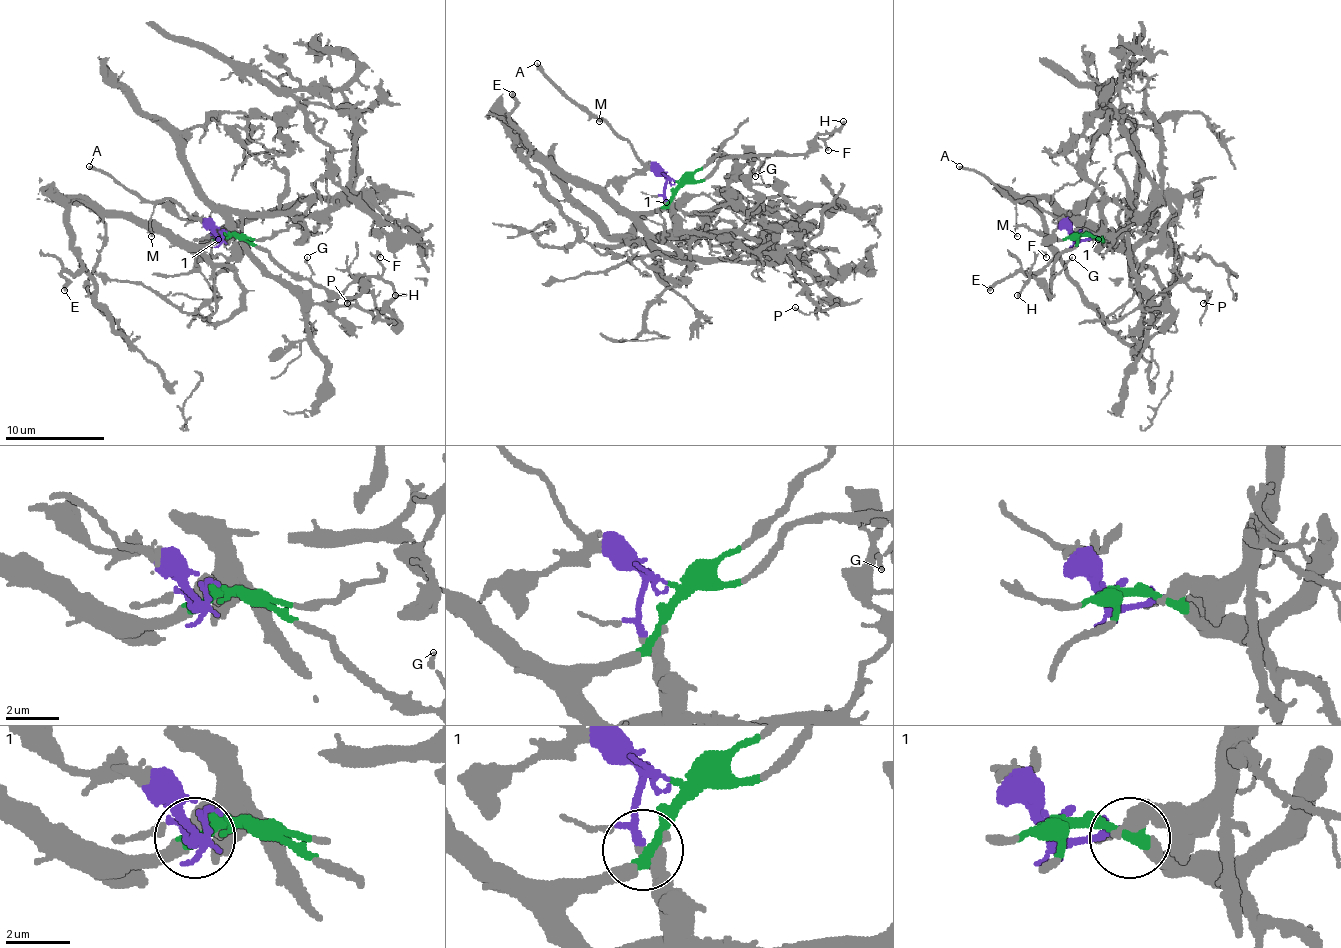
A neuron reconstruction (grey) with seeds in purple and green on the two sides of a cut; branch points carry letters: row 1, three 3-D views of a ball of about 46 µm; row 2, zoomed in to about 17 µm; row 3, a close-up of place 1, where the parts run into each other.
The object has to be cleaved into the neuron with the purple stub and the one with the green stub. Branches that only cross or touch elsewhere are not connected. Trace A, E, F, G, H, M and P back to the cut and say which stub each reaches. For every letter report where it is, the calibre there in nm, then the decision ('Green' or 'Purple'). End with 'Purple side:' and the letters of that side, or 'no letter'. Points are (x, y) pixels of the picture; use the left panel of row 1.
A: Place: (89, 166). Thickness 200 nm. Purple
E: Place: (64, 290). Thickness 280 nm. Green
F: Place: (380, 257). Thickness 190 nm. Green
G: Place: (307, 257). Thickness 130 nm. Green
H: Place: (395, 295). Thickness 190 nm. Green
M: Place: (151, 236). Thickness 100 nm. Purple
P: Place: (347, 303). Thickness 110 nm. Purple
Purple side: A, M, P

